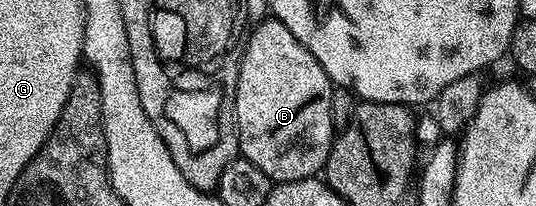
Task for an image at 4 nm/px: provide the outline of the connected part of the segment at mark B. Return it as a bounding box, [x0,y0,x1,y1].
[235,18,337,184]

